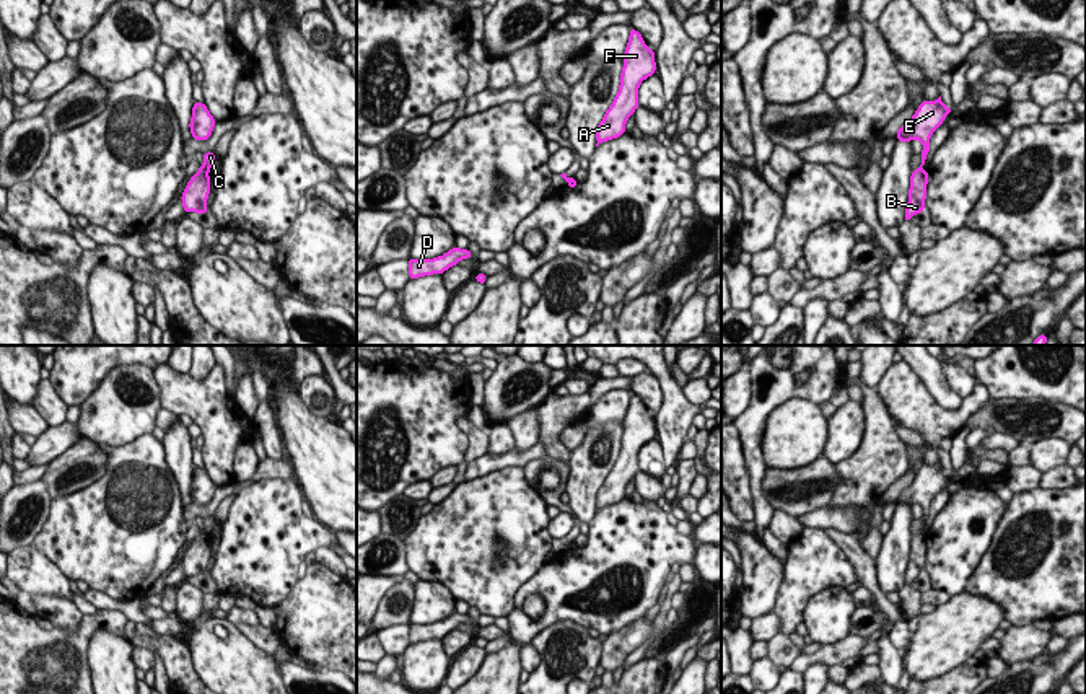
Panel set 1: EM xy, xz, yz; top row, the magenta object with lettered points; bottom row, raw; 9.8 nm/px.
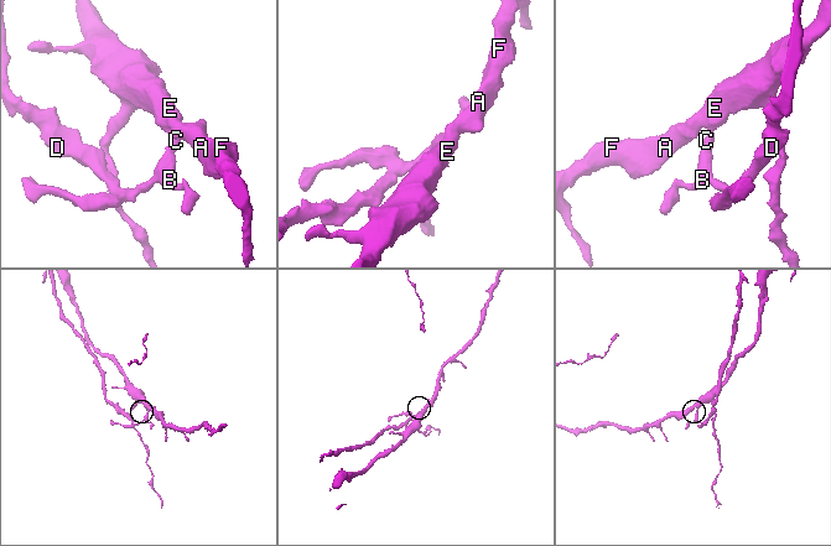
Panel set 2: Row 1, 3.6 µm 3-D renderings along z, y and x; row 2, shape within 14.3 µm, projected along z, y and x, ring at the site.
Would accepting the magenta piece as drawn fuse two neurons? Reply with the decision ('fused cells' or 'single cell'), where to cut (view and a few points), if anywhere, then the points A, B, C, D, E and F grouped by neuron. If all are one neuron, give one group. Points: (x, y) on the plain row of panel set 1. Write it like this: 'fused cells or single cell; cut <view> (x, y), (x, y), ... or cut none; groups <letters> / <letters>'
fused cells; cut xy (201, 531), (207, 536); groups A C E F / B D

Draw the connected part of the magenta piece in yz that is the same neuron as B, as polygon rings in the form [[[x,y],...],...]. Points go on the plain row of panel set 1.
[[[920,531],[912,538],[910,541],[910,556],[909,556],[909,569],[905,573],[905,586],[910,586],[910,583],[915,578],[922,578],[925,575],[925,564],[926,564],[926,547],[930,541],[926,536],[923,536]]]

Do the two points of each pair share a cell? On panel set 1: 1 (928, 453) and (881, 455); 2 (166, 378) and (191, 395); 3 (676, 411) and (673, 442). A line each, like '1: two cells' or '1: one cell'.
1: two cells
2: one cell
3: one cell

